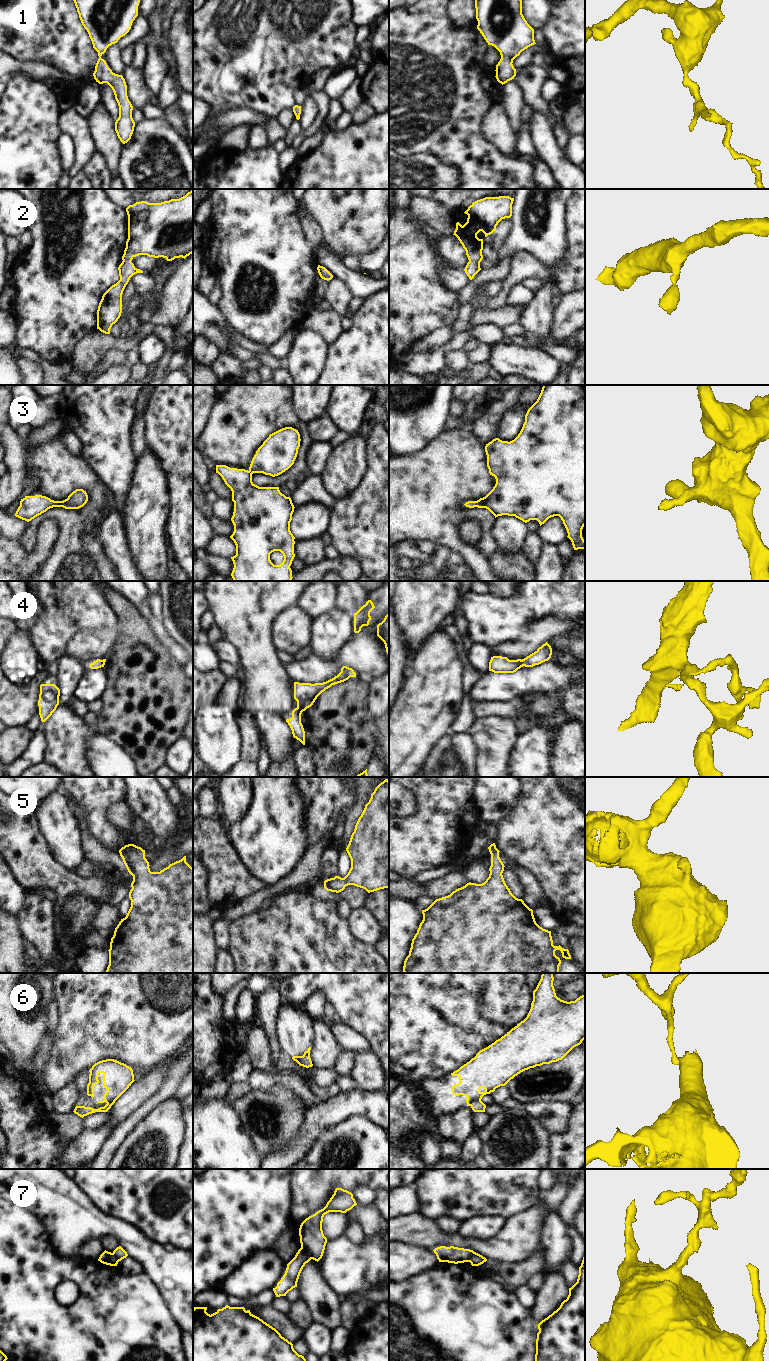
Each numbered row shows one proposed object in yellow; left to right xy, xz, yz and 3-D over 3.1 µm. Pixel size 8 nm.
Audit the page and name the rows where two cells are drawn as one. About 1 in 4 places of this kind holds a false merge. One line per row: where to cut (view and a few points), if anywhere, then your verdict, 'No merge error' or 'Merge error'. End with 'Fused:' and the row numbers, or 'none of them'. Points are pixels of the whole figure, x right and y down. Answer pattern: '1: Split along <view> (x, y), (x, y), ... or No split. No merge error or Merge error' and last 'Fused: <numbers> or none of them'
1: No split. No merge error
2: No split. No merge error
3: No split. No merge error
4: No split. No merge error
5: No split. No merge error
6: Split along yz (480, 1099), (474, 1100), (470, 1105). Merge error
7: Split along xz (301, 1246), (311, 1254), (312, 1258). Merge error
Fused: 6, 7

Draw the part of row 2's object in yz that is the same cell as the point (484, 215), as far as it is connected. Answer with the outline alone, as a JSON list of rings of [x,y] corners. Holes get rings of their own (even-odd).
[[[509,196],[485,197],[477,200],[464,212],[468,215],[467,222],[463,226],[459,222],[456,223],[456,229],[453,235],[458,238],[466,251],[469,262],[467,263],[464,271],[470,280],[472,280],[481,270],[480,262],[483,259],[483,239],[479,239],[477,234],[482,231],[485,234],[485,237],[487,237],[496,230],[496,226],[502,219],[510,218],[512,216],[513,201],[514,198]]]

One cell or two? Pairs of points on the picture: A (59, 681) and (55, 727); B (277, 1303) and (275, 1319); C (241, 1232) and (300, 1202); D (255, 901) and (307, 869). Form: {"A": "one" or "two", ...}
{"A": "one", "B": "two", "C": "two", "D": "one"}

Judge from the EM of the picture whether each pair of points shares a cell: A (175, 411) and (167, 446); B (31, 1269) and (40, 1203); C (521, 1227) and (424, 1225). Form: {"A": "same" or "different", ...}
{"A": "same", "B": "different", "C": "same"}

